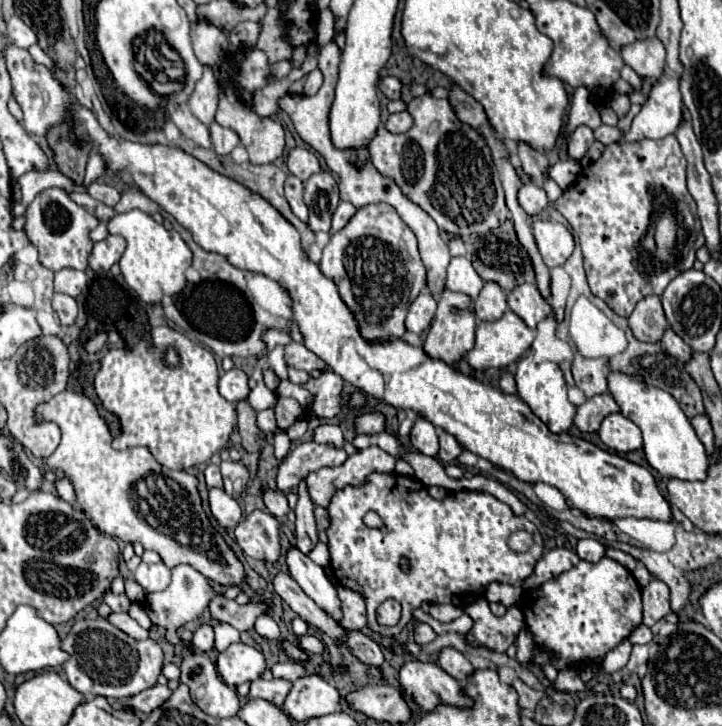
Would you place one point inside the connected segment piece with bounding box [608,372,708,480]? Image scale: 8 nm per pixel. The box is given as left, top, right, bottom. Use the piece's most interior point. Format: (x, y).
(671, 445)

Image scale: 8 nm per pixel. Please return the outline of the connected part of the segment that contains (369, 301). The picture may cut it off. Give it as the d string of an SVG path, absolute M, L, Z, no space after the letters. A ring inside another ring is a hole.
M384 202L362 206L342 230L332 234L324 248L320 270L336 280L338 292L352 308L366 340L402 336L406 332L404 316L408 306L426 286L426 268L418 254L416 236L400 220L398 212Z

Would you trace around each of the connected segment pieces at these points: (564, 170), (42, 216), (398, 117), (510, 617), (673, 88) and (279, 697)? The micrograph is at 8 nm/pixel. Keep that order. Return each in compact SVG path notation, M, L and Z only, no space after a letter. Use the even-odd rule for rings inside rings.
M568 158L568 160L558 160L548 172L550 172L550 176L558 182L558 186L560 186L562 190L566 190L566 188L570 188L570 186L574 184L574 180L576 180L578 174L582 172L582 168L580 168L572 158Z
M48 188L36 194L32 204L26 210L26 224L24 232L32 246L40 252L40 262L52 270L58 272L62 268L76 268L86 270L88 268L88 254L92 250L90 230L98 226L96 216L92 216L88 210L78 206L66 190L62 188Z
M404 110L404 112L396 112L396 114L390 114L390 118L388 118L388 122L386 122L386 128L390 130L390 132L394 132L394 134L398 134L398 132L408 132L410 128L412 128L412 116Z
M478 598L470 606L466 606L464 612L470 614L474 620L472 630L466 634L472 646L484 644L490 650L506 652L508 646L514 642L516 634L524 628L524 616L516 606L508 608L508 612L498 618L490 612L488 602L484 598Z
M662 72L652 84L648 100L632 120L632 128L624 136L624 140L634 142L674 134L676 128L680 126L680 112L682 112L682 96L678 90L678 80Z
M274 678L274 680L254 680L250 684L250 698L262 698L268 700L274 706L280 706L284 702L284 696L288 694L288 688L292 688L292 682Z

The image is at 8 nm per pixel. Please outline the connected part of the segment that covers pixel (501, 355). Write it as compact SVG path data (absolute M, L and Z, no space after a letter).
M506 310L502 318L498 320L484 320L476 328L476 344L474 348L466 354L468 364L474 370L488 370L488 368L506 368L520 360L526 350L530 348L532 340L536 336L536 330L528 328L512 310Z

